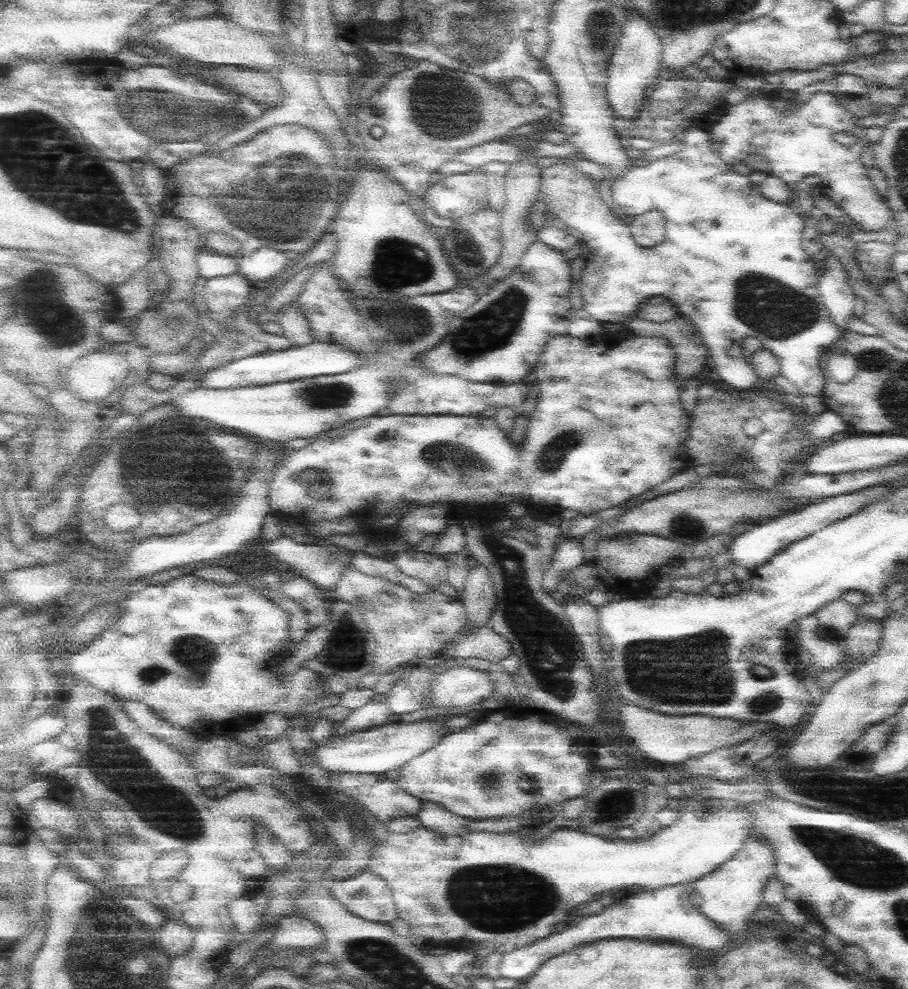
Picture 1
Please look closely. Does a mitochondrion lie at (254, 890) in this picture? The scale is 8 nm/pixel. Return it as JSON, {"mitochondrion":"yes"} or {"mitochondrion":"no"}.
{"mitochondrion":"no"}

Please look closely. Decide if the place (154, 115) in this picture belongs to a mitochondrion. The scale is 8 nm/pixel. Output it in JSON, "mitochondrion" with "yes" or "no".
{"mitochondrion":"yes"}

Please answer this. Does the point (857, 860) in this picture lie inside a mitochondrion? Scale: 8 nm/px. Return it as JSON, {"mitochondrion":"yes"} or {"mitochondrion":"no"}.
{"mitochondrion":"yes"}

